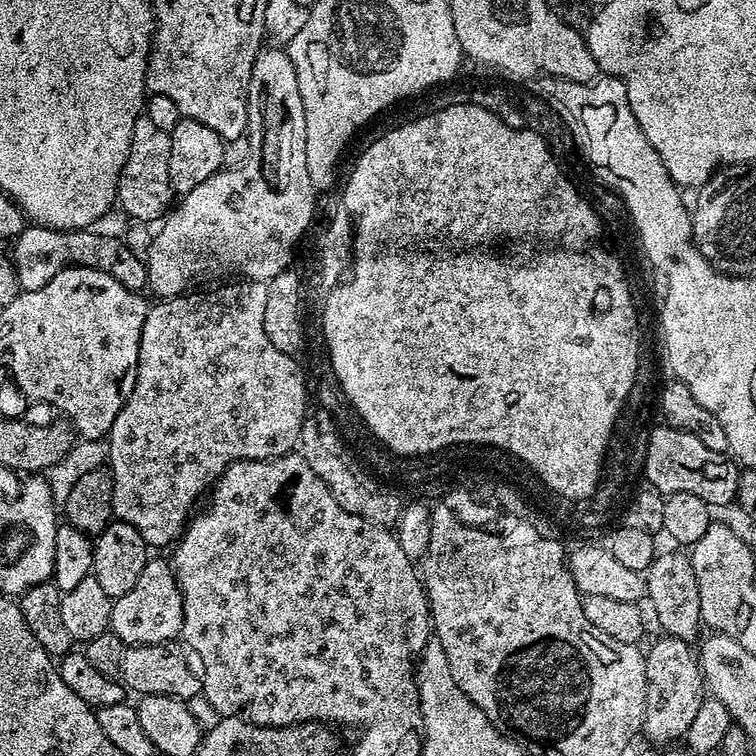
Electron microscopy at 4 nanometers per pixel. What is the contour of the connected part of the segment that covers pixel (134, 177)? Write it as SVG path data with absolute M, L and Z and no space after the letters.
M142 114L134 122L130 150L120 171L120 179L116 182L116 200L132 215L133 221L153 222L152 220L156 219L159 221L169 211L174 200L172 185L168 182L169 174L170 134L154 126L148 115Z

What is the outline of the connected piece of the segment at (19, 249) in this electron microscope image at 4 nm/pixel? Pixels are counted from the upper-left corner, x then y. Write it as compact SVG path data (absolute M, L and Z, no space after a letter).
M25 226L20 235L15 237L12 248L12 268L14 279L25 292L33 292L54 274L69 266L97 268L113 276L122 286L131 292L140 292L148 283L148 269L145 261L129 250L123 239L115 240L112 236L99 236L96 230L61 230L43 226Z

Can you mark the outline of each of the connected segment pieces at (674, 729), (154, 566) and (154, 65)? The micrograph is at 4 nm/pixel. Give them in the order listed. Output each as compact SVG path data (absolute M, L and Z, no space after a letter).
M661 635L660 640L656 640L652 644L652 649L647 649L646 655L644 657L644 665L646 666L646 696L644 698L644 721L642 723L642 736L645 736L645 741L651 742L653 745L659 746L658 744L664 744L667 740L672 740L675 736L678 738L683 737L688 728L689 719L698 714L699 706L702 701L702 697L706 692L706 685L704 682L704 677L700 670L700 661L698 659L697 653L694 651L693 645L686 640L679 640L673 636Z
M149 558L146 566L142 566L142 575L133 588L126 590L126 594L115 597L112 601L112 623L110 631L118 634L126 646L134 644L166 644L175 641L181 635L184 627L184 598L180 594L180 582L171 563L164 560Z
M172 28L172 32L154 32L148 53L148 73L144 82L149 93L157 92L174 98L181 117L197 120L227 141L248 131L248 87L257 54L262 50L265 33L260 28Z

